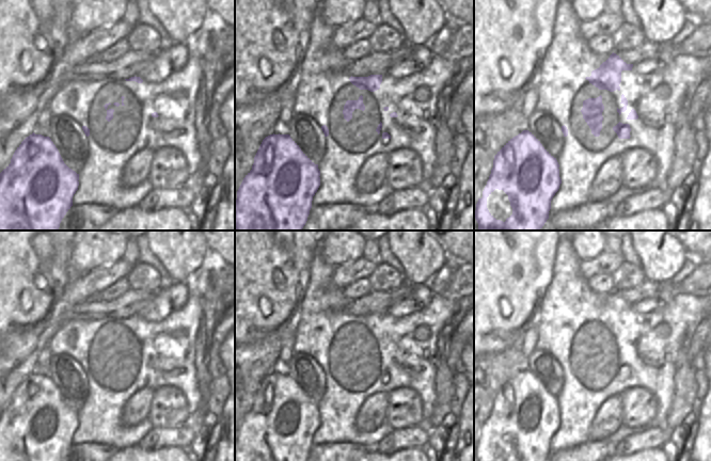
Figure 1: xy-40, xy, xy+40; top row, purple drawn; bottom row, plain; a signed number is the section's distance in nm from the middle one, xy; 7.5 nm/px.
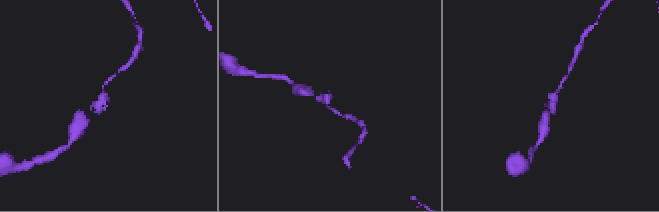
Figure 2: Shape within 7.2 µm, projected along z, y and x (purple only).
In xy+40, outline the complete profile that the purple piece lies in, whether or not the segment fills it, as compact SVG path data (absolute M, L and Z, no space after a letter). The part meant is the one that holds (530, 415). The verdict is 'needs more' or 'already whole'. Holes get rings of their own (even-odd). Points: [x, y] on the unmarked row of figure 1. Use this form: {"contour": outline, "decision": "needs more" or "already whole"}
{"contour": "M523 369L510 378L494 395L493 407L483 430L483 436L478 438L474 457L477 461L503 461L496 459L487 447L487 436L495 429L503 429L507 434L512 447L512 454L505 461L547 461L551 448L551 440L558 430L562 423L559 416L559 403L540 382L540 380L528 369Z", "decision": "already whole"}

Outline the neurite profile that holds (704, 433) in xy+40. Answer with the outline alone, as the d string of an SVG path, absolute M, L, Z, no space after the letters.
M704 418L700 422L700 429L696 432L698 436L698 451L707 455L711 452L711 419Z

